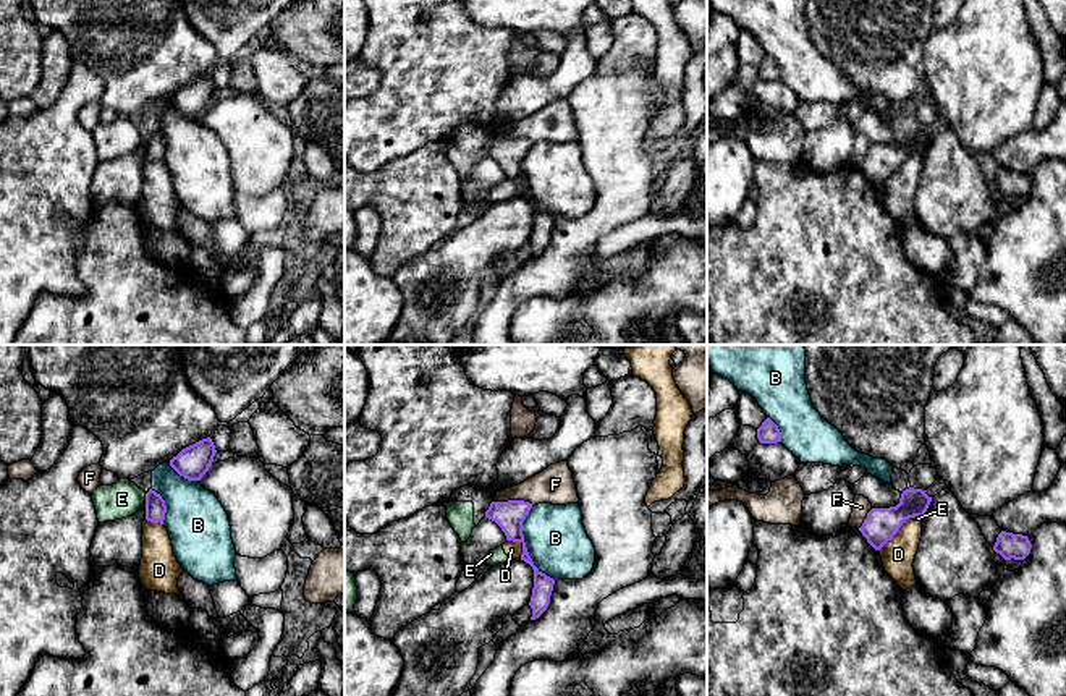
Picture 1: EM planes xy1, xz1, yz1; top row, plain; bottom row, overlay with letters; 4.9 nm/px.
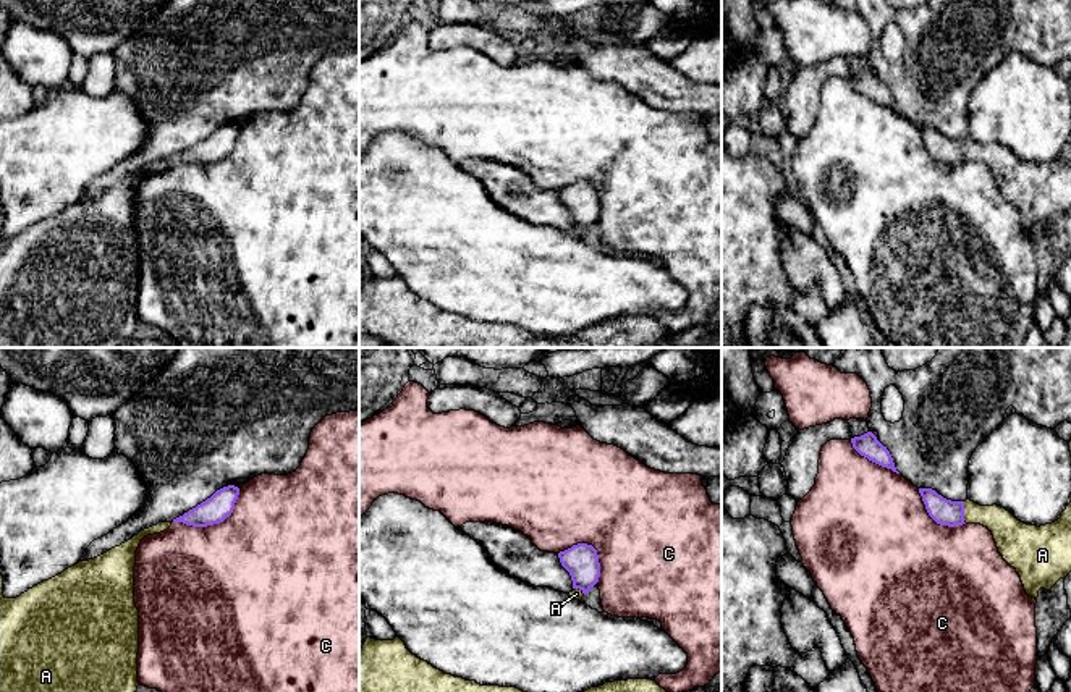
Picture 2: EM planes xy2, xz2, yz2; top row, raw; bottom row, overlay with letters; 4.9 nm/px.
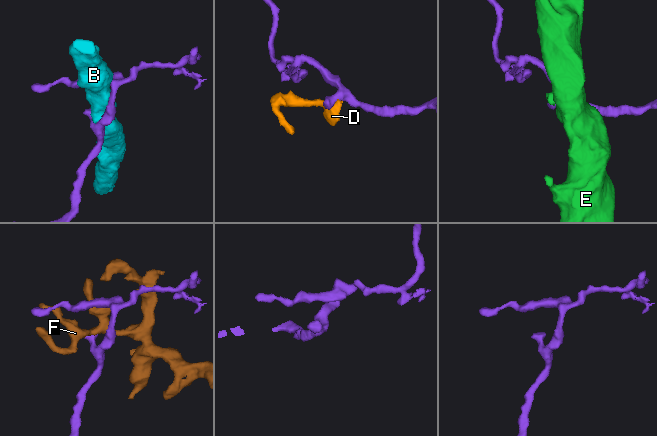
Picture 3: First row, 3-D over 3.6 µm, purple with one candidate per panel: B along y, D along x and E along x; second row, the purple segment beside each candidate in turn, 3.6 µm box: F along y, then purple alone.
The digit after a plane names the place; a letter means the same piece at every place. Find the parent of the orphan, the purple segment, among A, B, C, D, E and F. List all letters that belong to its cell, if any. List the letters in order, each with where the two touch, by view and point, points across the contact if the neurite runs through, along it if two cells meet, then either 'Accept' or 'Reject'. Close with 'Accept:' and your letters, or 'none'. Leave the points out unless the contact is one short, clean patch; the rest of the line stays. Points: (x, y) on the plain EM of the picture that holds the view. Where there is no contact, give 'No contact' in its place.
A: Touches purple at yz2 (963, 151). Path across: yz2 (944, 149), (963, 151), (992, 154), (1008, 170). Accept
B: Touches purple at xz1 (524, 183). Reject
C: Touches purple at xy2 (214, 160). Reject
D: Touches purple at yz1 (896, 169). Boundary: yz1 (913, 154), (879, 188). Reject
E: Touches purple at xy1 (146, 135). Boundary: xy1 (144, 131), (146, 136). Reject
F: Touches purple at xz1 (513, 138). Boundary: xz1 (494, 140), (528, 138), (532, 143). Reject
Accept: A

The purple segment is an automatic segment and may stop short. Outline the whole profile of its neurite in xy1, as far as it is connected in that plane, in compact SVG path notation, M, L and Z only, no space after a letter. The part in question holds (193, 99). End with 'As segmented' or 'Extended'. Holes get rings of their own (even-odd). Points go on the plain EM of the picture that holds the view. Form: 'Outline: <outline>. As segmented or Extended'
Outline: M210 74L202 76L170 97L170 104L188 118L201 118L212 104L217 87Z. As segmented

